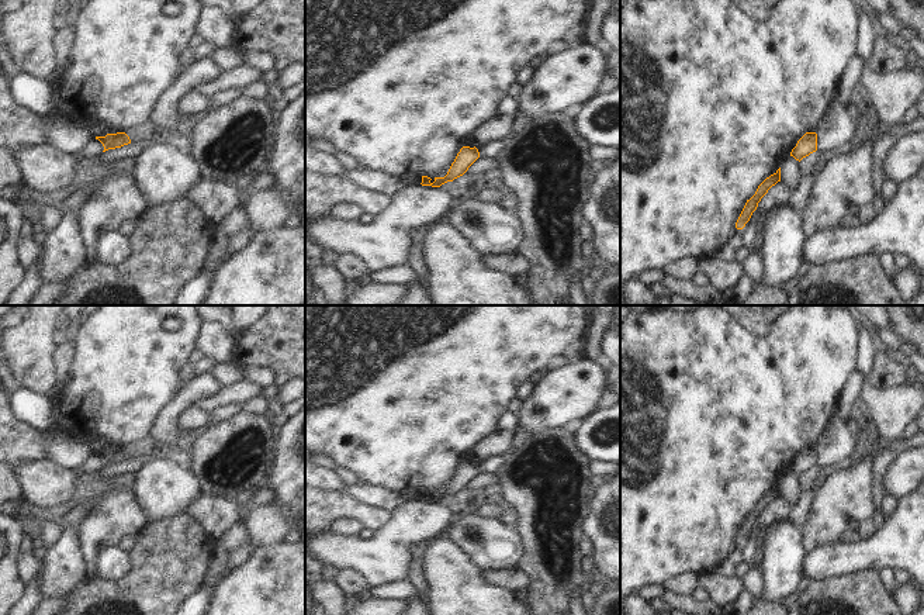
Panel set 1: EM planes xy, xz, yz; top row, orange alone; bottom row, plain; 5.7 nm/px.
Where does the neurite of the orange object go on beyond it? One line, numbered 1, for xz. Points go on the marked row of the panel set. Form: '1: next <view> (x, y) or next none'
1: next none

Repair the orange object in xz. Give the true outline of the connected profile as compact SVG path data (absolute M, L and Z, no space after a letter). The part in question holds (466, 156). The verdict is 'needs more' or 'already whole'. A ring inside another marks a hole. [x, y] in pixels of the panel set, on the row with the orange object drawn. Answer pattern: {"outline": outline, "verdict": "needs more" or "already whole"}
{"outline": "M463 146L444 177L435 177L433 179L435 182L432 183L430 177L422 176L421 184L440 187L442 184L447 182L453 182L454 179L463 176L478 158L480 158L480 152L475 146L474 148Z", "verdict": "already whole"}

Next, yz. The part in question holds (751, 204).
{"outline": "M781 167L771 175L769 177L766 177L757 189L755 194L747 200L737 222L736 222L736 228L737 229L743 229L745 227L745 224L750 221L752 213L757 210L758 203L761 201L761 198L768 193L768 190L775 186L778 182L781 182Z", "verdict": "already whole"}

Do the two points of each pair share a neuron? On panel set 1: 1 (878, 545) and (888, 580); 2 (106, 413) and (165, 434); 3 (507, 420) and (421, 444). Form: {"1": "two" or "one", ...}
{"1": "two", "2": "two", "3": "two"}

